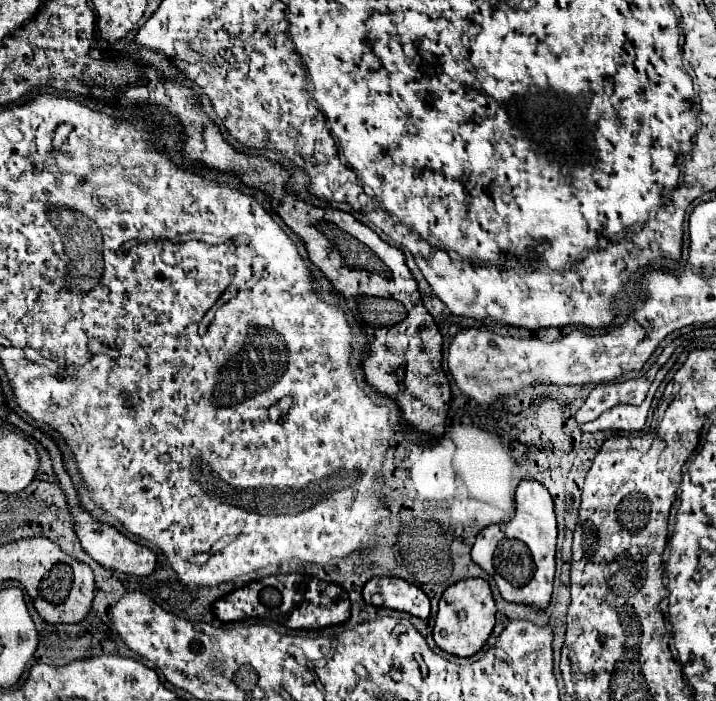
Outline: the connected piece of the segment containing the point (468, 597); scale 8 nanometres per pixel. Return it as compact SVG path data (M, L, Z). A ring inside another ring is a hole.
M483 578L461 580L453 584L453 588L447 588L445 596L441 596L439 612L433 628L433 640L443 652L449 652L459 658L469 658L485 646L495 626L495 614L497 614L497 608L495 608L489 582Z

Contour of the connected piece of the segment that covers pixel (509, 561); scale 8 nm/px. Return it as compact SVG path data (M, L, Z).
M523 480L517 486L515 506L517 510L511 522L493 524L479 532L471 550L471 558L493 576L501 596L507 602L545 610L551 600L555 576L557 516L553 510L553 498L543 484L535 480Z

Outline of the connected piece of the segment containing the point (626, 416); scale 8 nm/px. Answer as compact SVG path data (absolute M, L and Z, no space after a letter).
M619 404L611 410L607 410L605 414L601 414L597 420L583 424L581 428L585 432L601 432L601 430L625 430L625 432L633 432L633 430L643 430L647 420L647 414L641 412L639 406L629 406L629 404Z

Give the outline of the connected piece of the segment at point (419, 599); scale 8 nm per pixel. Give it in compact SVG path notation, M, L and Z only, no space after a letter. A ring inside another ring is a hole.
M373 578L363 588L365 602L371 604L371 596L381 594L383 606L399 612L413 614L417 618L427 620L429 618L429 598L419 588L413 588L413 584L401 580L401 578Z

